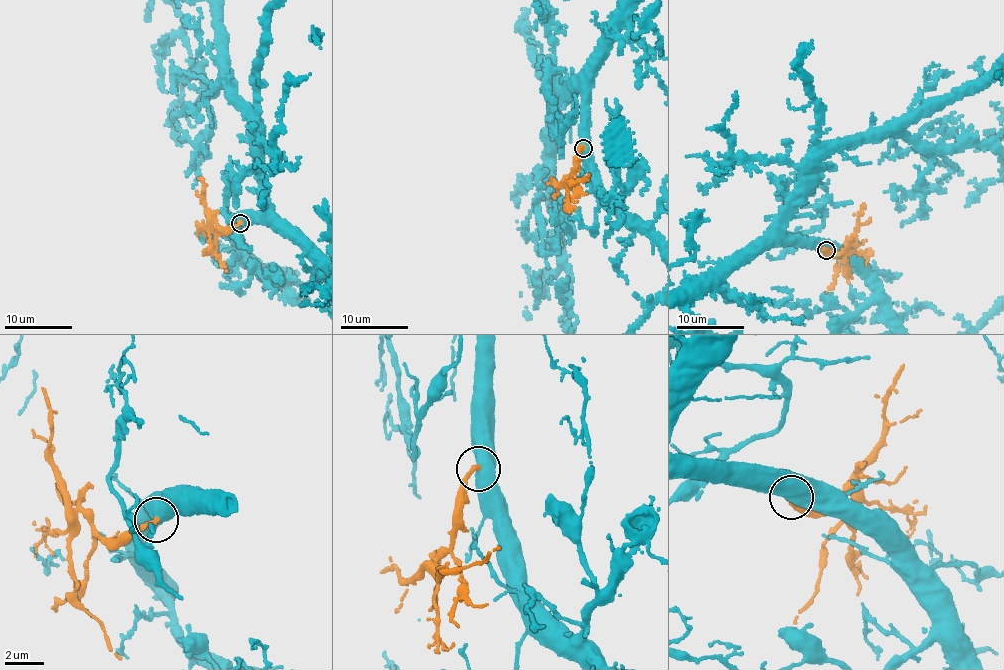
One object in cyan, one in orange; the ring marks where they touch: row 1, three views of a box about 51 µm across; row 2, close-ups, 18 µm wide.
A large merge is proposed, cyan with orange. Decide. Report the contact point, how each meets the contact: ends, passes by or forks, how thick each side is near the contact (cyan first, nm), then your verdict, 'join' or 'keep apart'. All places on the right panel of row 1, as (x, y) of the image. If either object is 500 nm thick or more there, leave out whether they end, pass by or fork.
at (826, 250); 750 nm thick on the cyan side, 240 nm on the other; join

